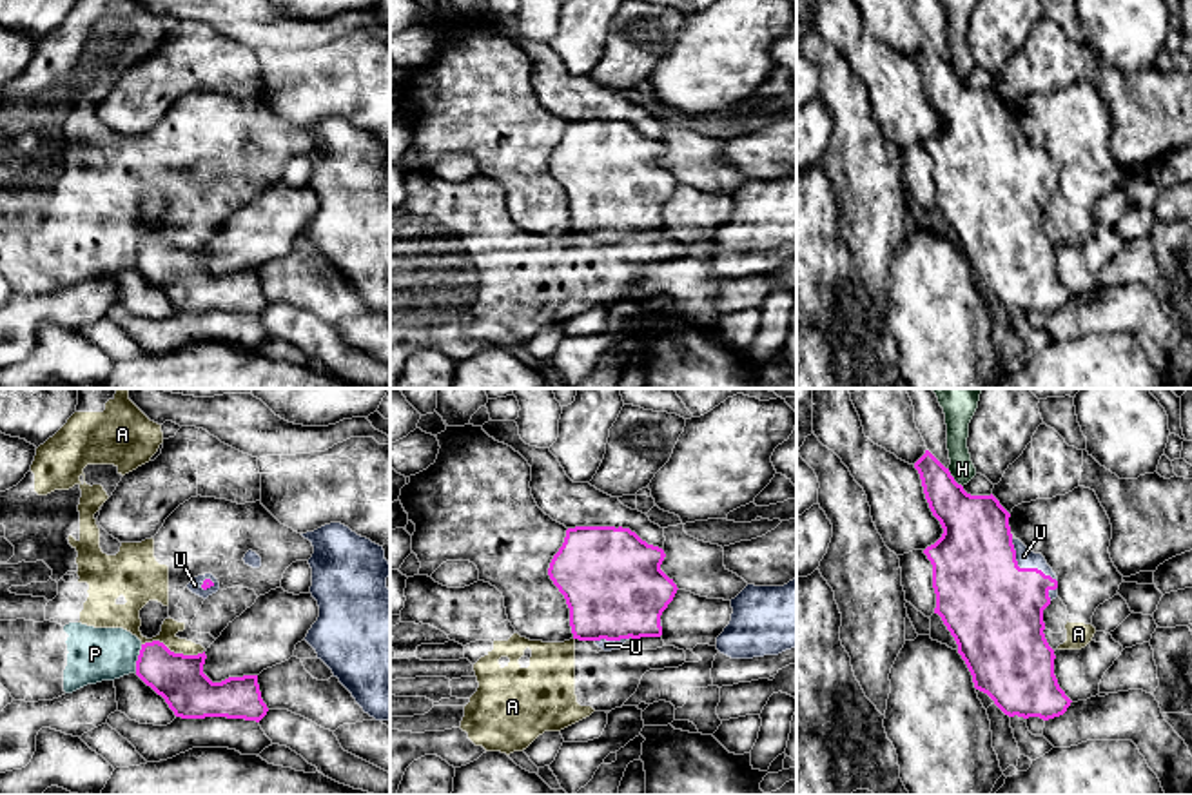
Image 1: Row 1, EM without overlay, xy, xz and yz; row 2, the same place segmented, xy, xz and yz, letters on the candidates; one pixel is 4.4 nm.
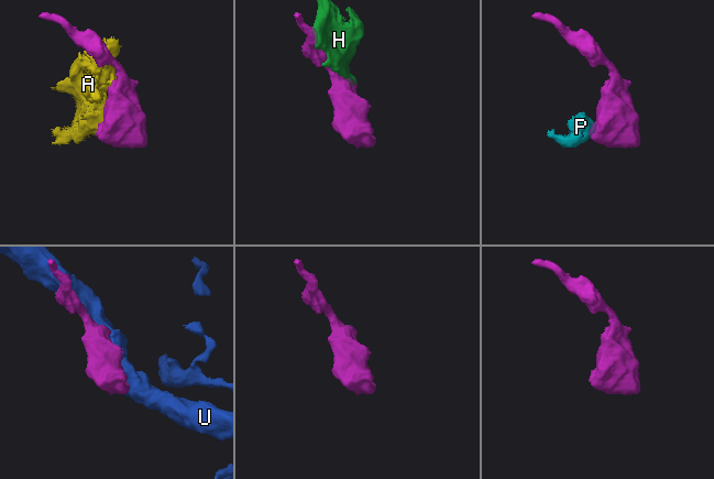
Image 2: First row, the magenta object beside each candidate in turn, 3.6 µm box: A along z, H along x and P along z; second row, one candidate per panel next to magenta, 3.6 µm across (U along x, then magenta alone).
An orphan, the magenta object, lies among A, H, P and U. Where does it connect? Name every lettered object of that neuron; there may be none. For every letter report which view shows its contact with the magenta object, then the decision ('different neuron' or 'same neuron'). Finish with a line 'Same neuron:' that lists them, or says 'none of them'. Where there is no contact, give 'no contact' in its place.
A: meets magenta in xy; different neuron
H: meets magenta in yz; different neuron
P: meets magenta in xy; different neuron
U: meets magenta in yz; same neuron
Same neuron: U

